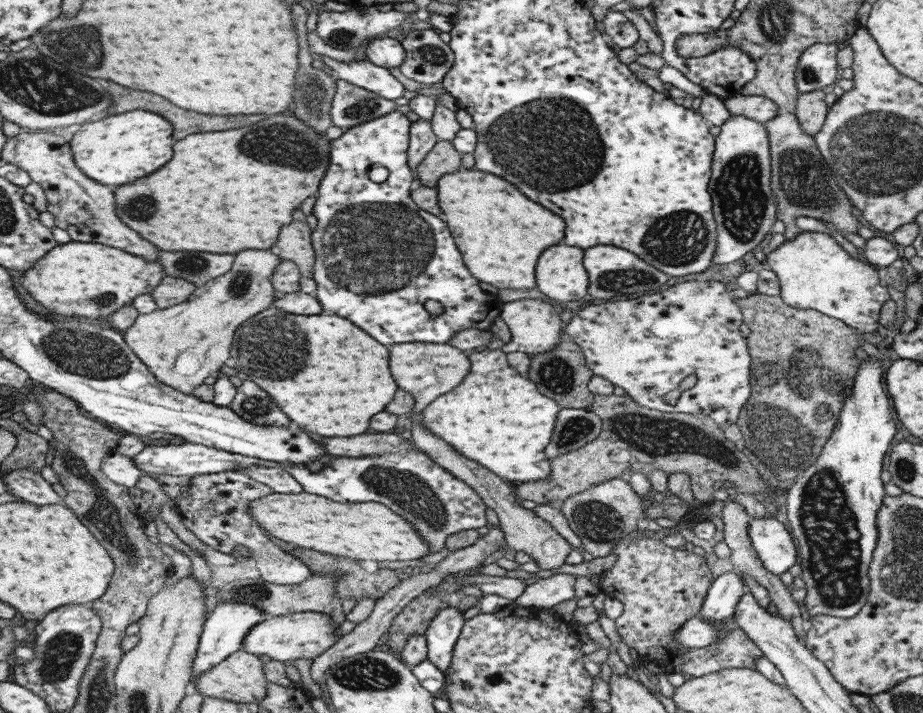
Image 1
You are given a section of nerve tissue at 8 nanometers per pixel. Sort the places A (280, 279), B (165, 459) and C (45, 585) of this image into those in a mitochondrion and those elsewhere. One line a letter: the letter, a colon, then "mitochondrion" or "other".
A: other
B: other
C: other

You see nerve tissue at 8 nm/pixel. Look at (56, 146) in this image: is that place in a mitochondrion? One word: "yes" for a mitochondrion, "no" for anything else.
no

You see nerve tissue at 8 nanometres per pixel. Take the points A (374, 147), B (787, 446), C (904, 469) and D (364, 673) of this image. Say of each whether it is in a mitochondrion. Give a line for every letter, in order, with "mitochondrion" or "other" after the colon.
A: other
B: mitochondrion
C: mitochondrion
D: mitochondrion

